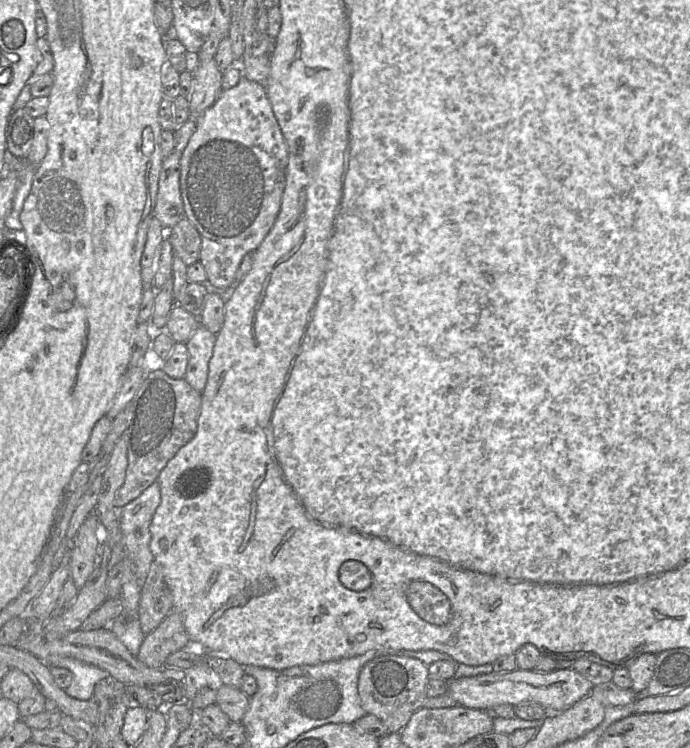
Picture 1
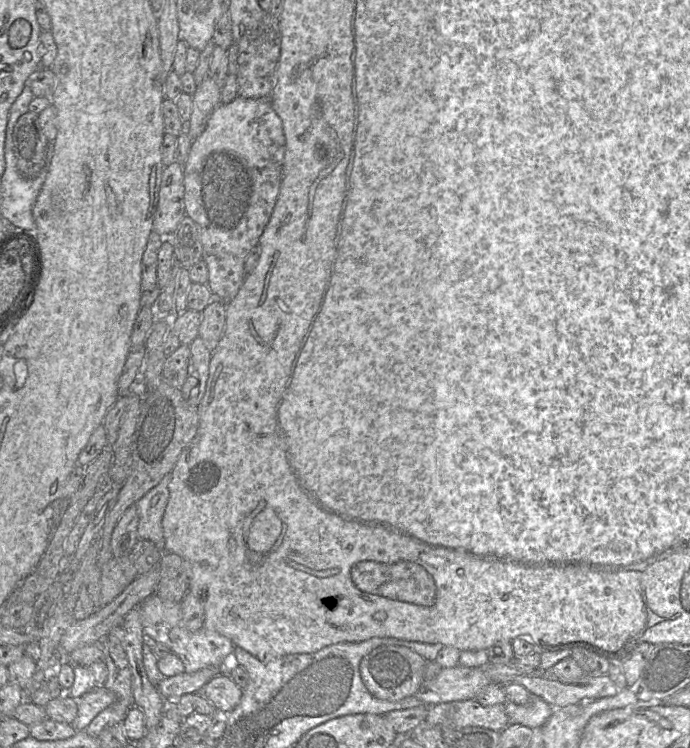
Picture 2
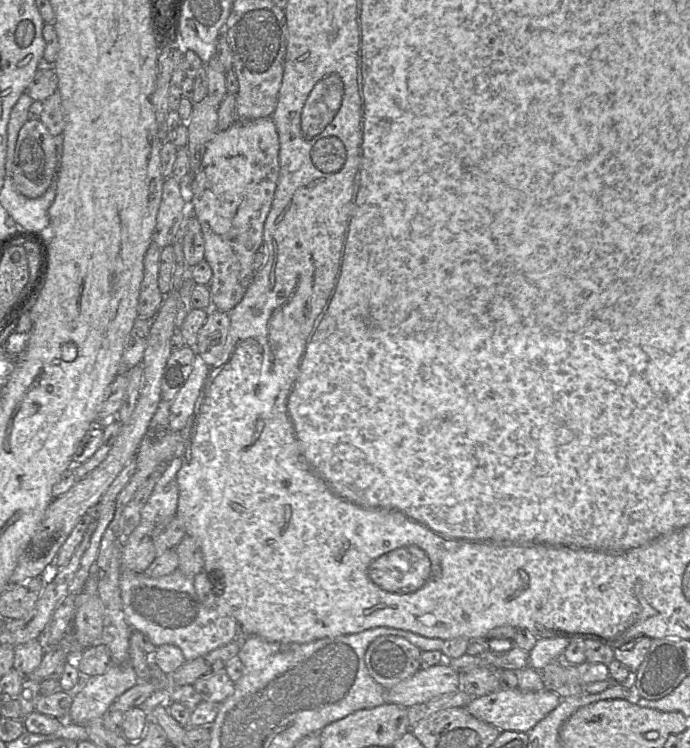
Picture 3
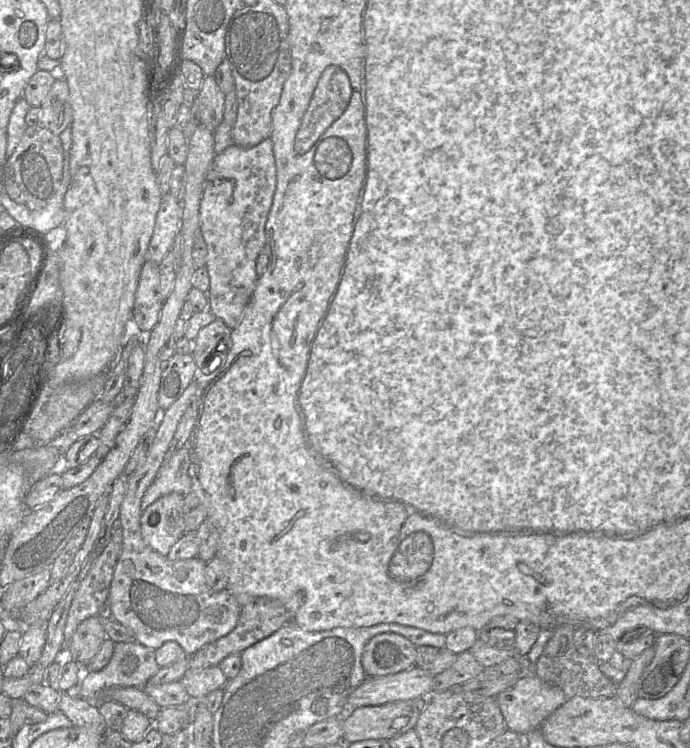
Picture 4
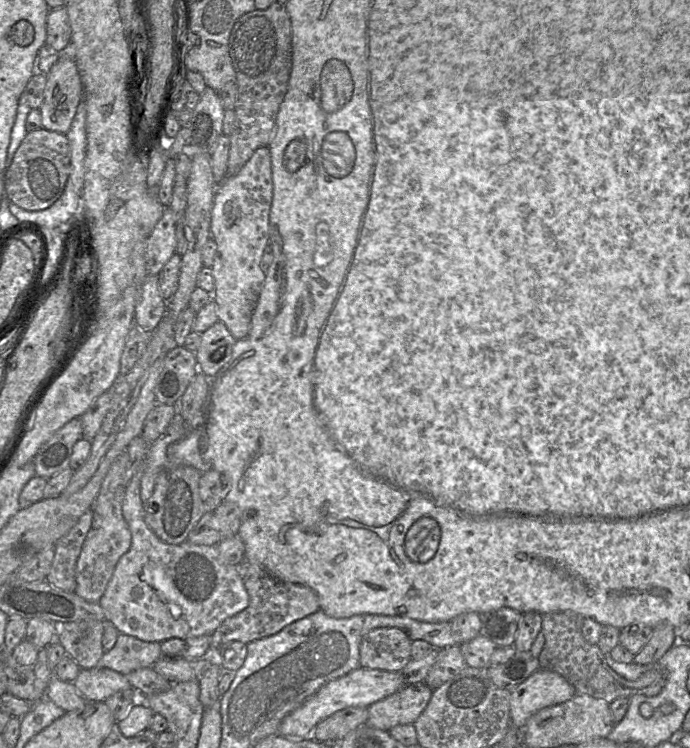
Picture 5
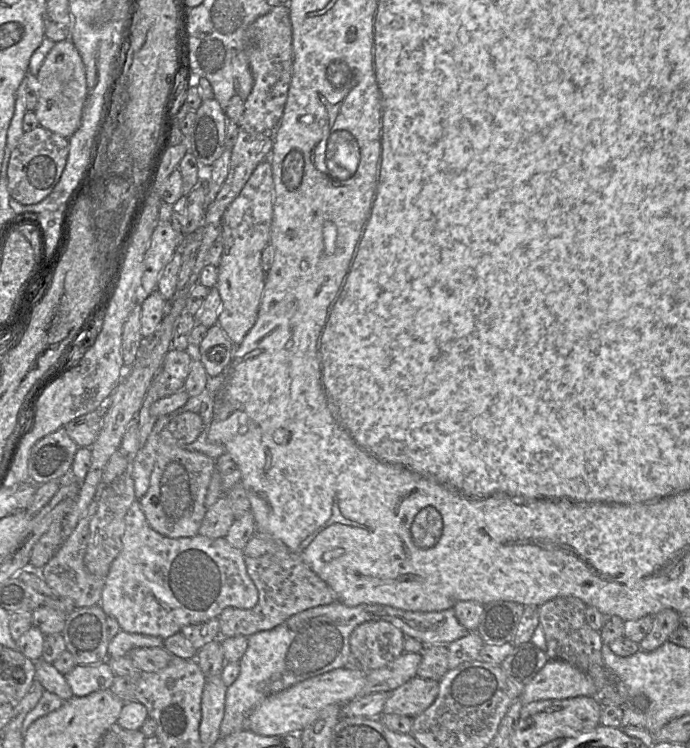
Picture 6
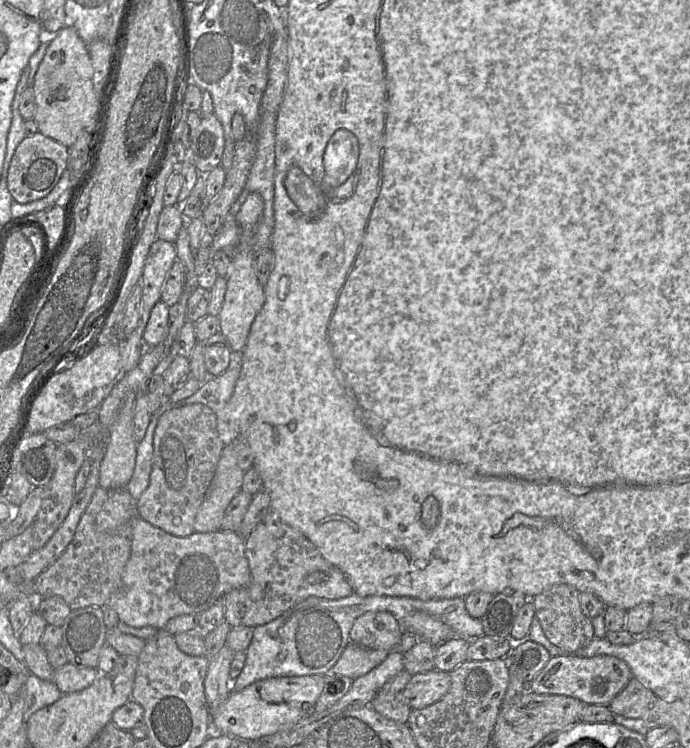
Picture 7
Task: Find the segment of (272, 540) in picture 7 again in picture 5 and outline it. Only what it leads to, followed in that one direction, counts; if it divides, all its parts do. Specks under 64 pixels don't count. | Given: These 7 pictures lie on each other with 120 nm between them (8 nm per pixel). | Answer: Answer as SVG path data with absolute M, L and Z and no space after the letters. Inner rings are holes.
M243 561L241 575L249 595L249 605L227 618L211 636L211 654L233 641L249 644L274 635L285 626L320 610L316 593L307 586L283 582L267 574L261 567Z

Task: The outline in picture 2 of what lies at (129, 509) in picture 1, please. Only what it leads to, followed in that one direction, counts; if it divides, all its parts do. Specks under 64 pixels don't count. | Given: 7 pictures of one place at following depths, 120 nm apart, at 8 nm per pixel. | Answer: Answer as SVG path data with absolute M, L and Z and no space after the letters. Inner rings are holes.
M171 473L166 474L157 486L135 502L139 516L139 539L152 541L163 550L163 553L166 550L162 520L169 502L171 478Z

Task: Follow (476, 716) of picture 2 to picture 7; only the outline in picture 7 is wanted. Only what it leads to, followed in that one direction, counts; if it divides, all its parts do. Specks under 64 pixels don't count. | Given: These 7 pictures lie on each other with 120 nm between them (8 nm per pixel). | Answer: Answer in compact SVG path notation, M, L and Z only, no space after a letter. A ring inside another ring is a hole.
M576 654L552 656L544 668L528 684L528 690L536 694L566 695L585 704L609 706L633 677L629 665L614 656L583 657Z

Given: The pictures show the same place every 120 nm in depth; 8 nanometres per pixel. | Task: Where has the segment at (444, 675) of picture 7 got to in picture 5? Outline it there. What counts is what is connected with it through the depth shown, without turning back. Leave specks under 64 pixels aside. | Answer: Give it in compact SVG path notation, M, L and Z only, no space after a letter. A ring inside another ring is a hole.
M426 684L405 685L394 694L370 705L365 724L389 731L397 725L413 724L427 707L433 690Z

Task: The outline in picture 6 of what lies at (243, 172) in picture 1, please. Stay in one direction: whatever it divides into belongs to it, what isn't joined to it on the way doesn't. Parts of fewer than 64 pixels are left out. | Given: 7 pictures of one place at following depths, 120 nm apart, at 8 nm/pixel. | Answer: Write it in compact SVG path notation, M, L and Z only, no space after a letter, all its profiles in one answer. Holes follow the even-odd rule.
M266 157L254 169L239 195L227 207L221 218L218 239L223 244L223 252L217 268L218 278L215 286L222 303L217 324L235 346L242 342L257 319L266 275L261 267L261 255L270 240L273 200L272 166L270 158Z

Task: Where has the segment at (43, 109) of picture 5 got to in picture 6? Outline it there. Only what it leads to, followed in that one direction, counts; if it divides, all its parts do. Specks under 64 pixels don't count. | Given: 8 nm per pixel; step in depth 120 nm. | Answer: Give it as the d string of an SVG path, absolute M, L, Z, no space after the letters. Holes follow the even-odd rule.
M70 39L55 42L44 59L34 82L38 87L38 103L34 113L39 125L69 139L79 128L87 95L85 67Z

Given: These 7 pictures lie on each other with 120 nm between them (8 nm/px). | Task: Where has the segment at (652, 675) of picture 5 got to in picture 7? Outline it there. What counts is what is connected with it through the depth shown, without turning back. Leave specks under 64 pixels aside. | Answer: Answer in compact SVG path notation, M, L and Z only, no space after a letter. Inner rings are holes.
M558 584L534 596L531 600L546 638L566 654L586 647L595 637L593 623L582 611L580 592L568 584Z

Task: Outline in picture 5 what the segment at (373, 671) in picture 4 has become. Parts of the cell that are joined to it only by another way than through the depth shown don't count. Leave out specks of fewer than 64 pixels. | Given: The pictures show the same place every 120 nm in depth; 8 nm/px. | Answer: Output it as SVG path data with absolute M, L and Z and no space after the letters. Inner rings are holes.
M377 628L362 639L360 666L365 669L400 672L411 660L409 637L398 628Z

